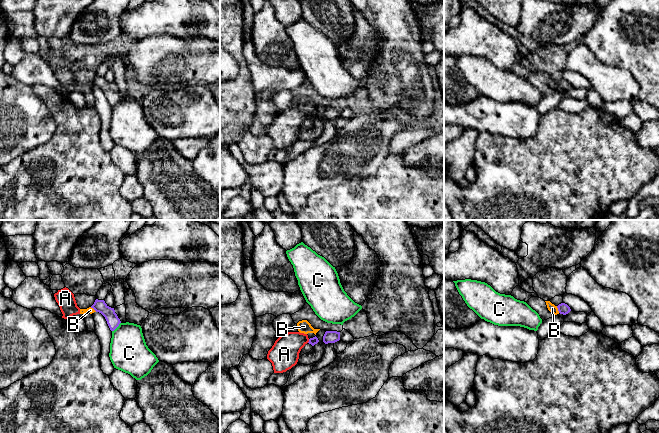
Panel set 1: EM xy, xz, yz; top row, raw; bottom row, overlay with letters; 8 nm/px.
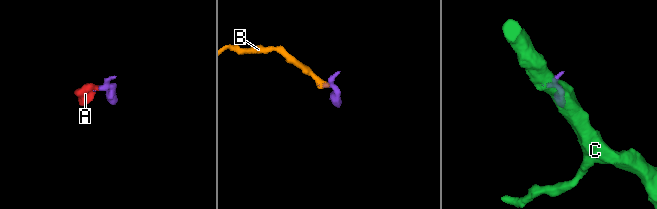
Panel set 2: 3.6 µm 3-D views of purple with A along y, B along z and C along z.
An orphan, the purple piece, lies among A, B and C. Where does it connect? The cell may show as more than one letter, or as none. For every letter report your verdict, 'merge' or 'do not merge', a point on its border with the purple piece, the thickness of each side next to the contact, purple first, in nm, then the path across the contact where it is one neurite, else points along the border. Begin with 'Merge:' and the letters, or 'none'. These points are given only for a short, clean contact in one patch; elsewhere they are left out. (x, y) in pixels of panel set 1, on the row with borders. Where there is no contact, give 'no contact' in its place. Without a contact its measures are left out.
Merge: A
A: merge; meets purple in xz at (309, 341); 60 nm thick on the purple side, 240 nm on the other; runs through xz (314, 340), (309, 341), (297, 341), (284, 354)
B: do not merge; meets purple in yz at (558, 309); 90 nm thick on the purple side, 70 nm on the other; border along yz (556, 306), (559, 312)
C: do not merge; meets purple in xy at (116, 327); 100 nm thick on the purple side, 300 nm on the other; border along xy (120, 322), (112, 331)

